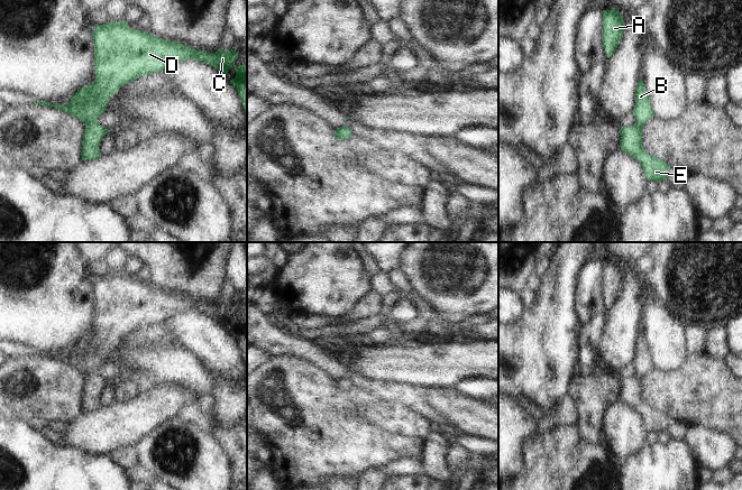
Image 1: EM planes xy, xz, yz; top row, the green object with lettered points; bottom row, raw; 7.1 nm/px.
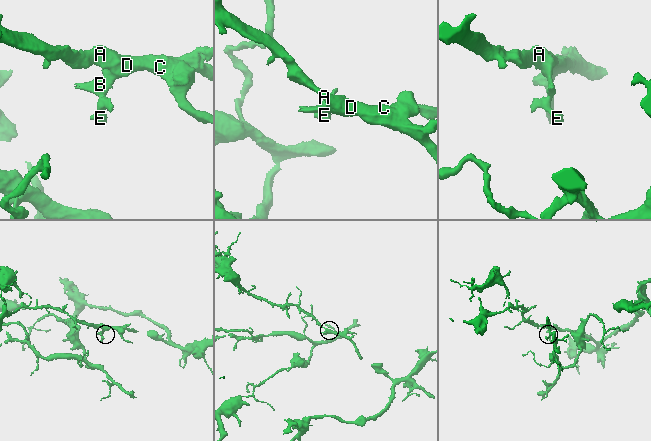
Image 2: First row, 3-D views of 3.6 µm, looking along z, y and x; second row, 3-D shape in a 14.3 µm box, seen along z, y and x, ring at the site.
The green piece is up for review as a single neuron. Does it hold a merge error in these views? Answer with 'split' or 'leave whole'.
leave whole

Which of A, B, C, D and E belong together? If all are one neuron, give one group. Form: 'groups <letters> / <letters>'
groups A B C D E

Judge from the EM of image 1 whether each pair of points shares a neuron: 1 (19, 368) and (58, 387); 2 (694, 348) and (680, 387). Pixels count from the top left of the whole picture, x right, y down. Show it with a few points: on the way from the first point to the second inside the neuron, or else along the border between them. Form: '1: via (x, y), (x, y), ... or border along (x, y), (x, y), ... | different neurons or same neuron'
1: via (29, 373), (33, 373), (48, 387) | same neuron
2: border along (705, 351), (689, 356) | different neurons

